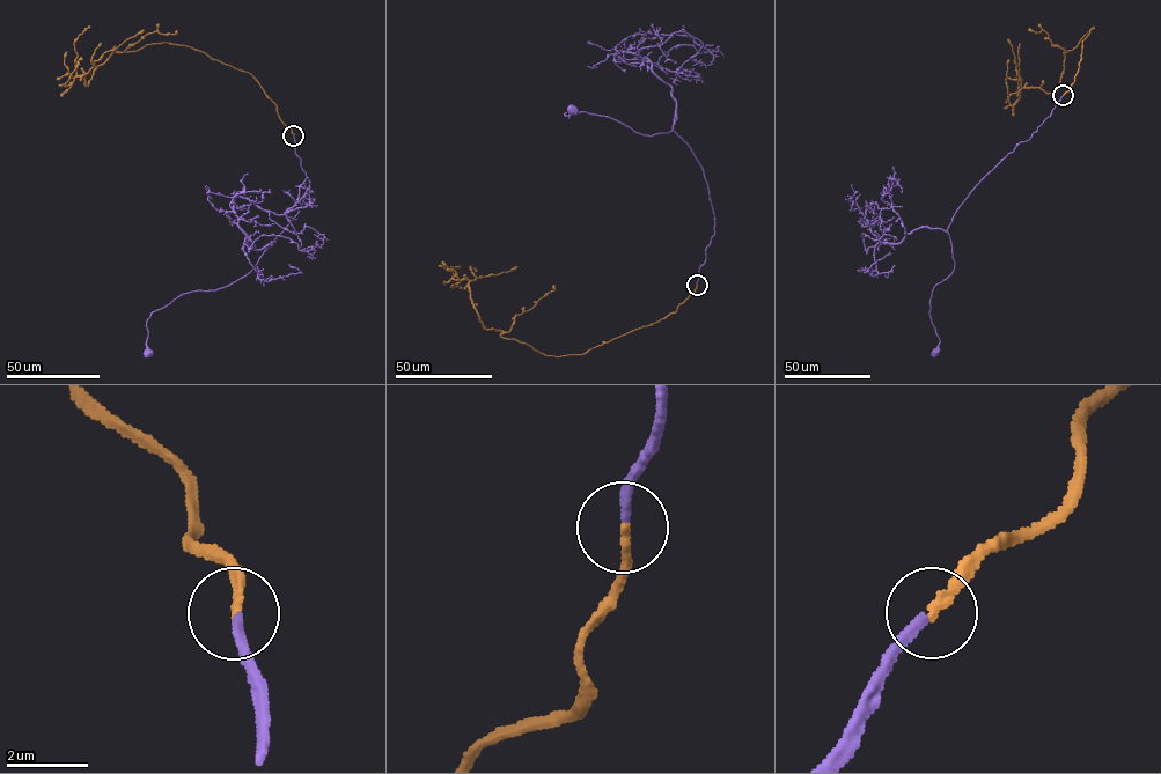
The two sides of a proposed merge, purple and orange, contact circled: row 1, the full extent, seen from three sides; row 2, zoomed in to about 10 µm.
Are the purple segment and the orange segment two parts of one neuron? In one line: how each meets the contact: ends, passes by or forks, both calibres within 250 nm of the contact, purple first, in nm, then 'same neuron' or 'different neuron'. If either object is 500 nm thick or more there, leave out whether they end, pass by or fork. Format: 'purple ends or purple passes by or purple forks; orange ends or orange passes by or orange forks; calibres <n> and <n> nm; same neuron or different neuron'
purple ends; orange ends; calibres 240 and 220 nm; same neuron

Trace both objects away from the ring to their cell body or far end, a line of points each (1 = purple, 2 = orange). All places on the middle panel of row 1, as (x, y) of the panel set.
1: (696, 285), (714, 218), (690, 146), (673, 130), (649, 135), (604, 116), (564, 115), (572, 110)
2: (696, 285), (693, 294), (663, 318), (583, 354), (557, 356), (484, 327), (470, 299), (470, 281), (517, 266)

